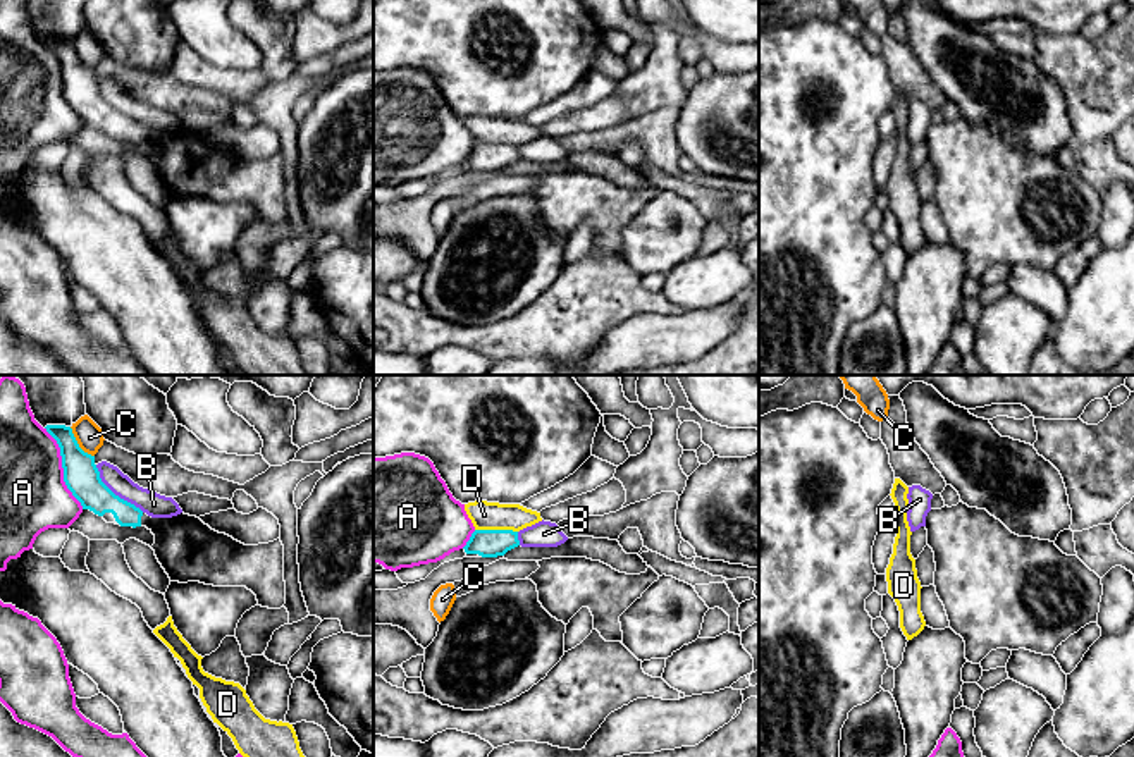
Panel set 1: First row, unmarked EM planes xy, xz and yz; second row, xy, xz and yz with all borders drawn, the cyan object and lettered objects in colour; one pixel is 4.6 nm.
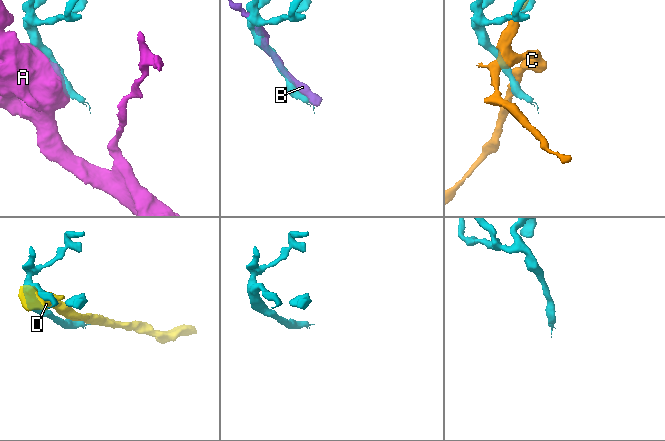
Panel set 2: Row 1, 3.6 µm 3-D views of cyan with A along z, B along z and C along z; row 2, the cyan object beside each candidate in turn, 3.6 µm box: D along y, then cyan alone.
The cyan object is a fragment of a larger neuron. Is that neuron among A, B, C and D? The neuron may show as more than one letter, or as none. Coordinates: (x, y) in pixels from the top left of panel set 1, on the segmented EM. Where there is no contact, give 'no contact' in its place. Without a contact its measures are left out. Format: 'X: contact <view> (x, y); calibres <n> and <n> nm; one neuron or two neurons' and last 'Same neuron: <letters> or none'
A: contact xy (62, 467); calibres 160 and 320 nm; two neurons
B: contact xy (114, 494); calibres 160 and 110 nm; two neurons
C: contact xy (78, 444); calibres 160 and 130 nm; two neurons
D: contact xz (496, 530); calibres 130 and 130 nm; two neurons
Same neuron: none

